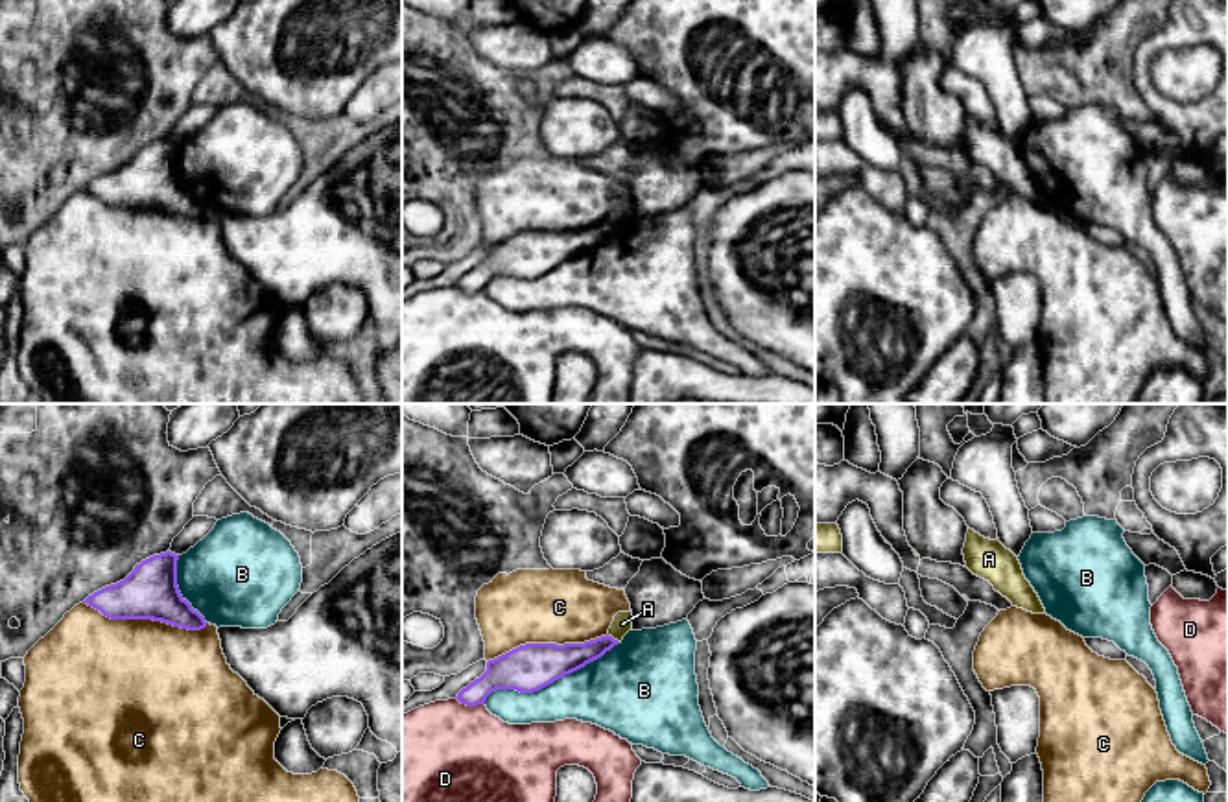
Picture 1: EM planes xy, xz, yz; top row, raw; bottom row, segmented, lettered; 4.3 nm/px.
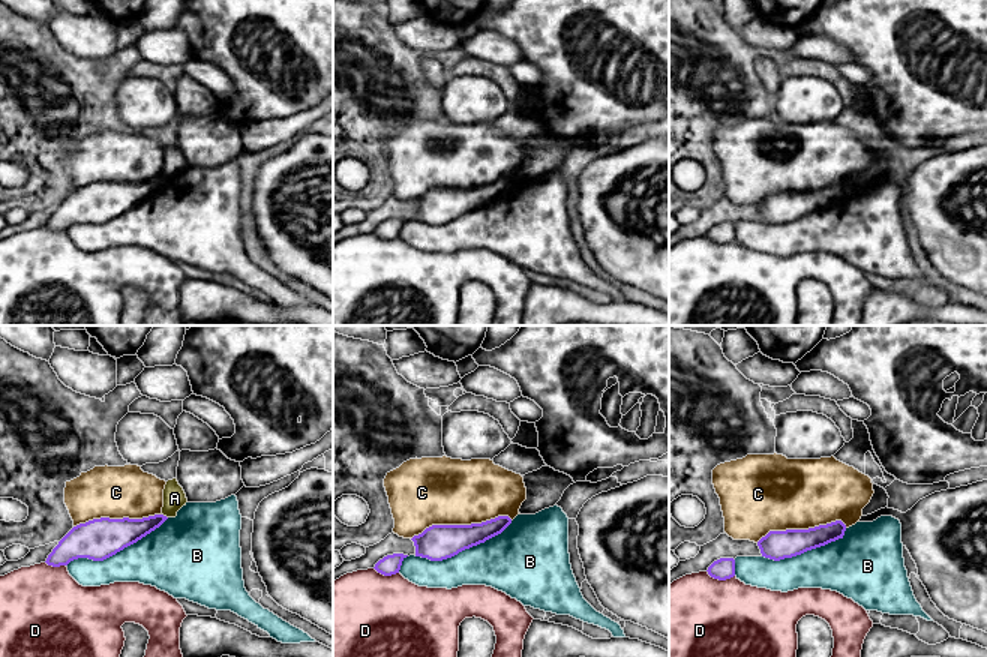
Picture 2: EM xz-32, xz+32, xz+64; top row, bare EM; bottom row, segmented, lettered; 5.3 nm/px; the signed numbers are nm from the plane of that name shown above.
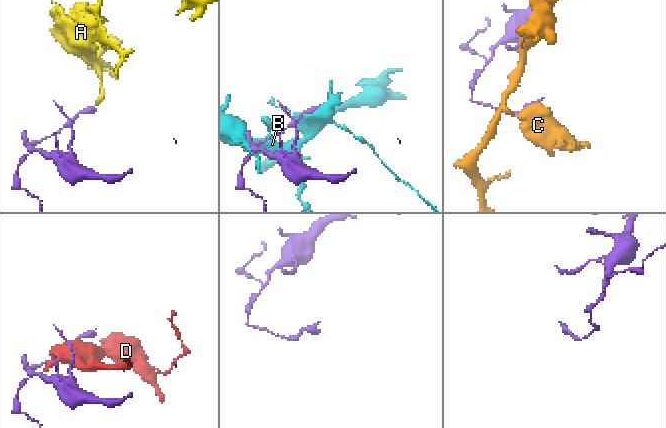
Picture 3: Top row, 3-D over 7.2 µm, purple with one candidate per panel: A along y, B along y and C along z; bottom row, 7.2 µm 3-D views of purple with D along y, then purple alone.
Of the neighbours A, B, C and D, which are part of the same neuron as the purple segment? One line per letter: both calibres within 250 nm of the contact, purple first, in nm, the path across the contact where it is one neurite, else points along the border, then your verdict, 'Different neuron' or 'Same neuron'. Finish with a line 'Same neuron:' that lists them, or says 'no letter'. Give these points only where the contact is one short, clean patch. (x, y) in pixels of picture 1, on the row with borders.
A: Thickness 140 nm (purple) against 90 nm. Boundary: xz (607, 635), (618, 642). Different neuron
B: Thickness 200 nm (purple) against 300 nm. Different neuron
C: Thickness 240 nm (purple) against 500 nm. Different neuron
D: Thickness 170 nm (purple) against 440 nm. Different neuron
Same neuron: no letter

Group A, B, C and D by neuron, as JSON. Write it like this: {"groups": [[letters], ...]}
{"groups": [["A"], ["B"], ["C"], ["D"]]}

